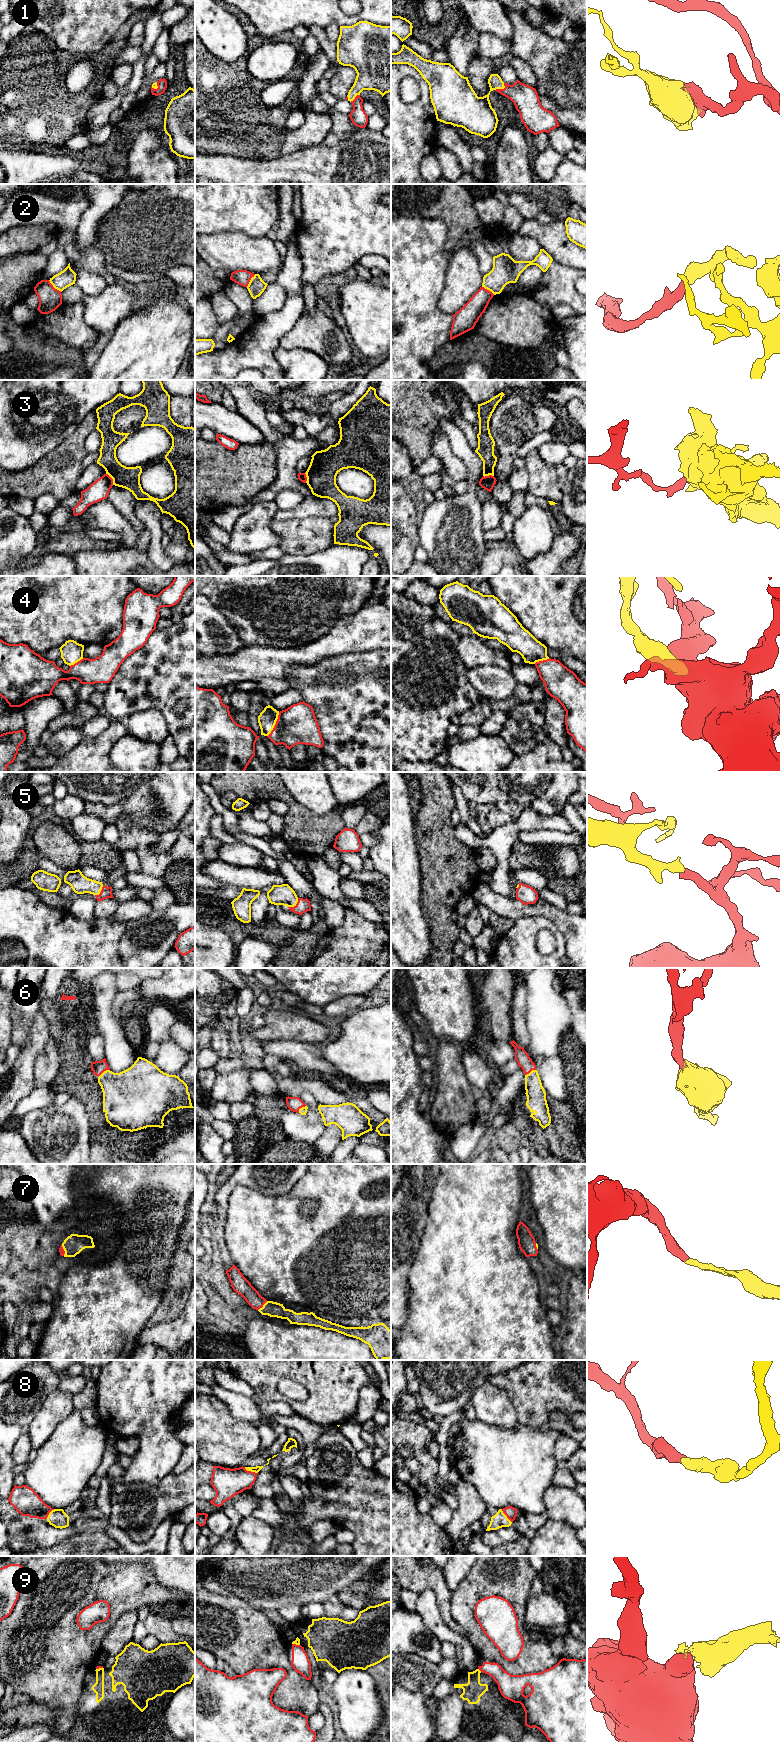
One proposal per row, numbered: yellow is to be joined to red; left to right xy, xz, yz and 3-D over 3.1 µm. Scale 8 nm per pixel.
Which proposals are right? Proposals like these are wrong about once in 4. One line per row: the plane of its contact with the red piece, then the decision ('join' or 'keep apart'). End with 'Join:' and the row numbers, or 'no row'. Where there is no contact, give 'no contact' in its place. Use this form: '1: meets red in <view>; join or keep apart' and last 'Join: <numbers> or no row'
1: meets red in yz; join
2: meets red in xy; keep apart
3: meets red in xy; keep apart
4: meets red in xz; join
5: meets red in xz; join
6: meets red in yz; join
7: meets red in xz; join
8: meets red in xz; join
9: meets red in yz; keep apart
Join: 1, 4, 5, 6, 7, 8

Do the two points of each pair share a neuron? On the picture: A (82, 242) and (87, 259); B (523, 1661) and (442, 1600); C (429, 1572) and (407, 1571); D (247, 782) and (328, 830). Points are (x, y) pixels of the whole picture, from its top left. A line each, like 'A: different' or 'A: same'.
A: same
B: different
C: same
D: same

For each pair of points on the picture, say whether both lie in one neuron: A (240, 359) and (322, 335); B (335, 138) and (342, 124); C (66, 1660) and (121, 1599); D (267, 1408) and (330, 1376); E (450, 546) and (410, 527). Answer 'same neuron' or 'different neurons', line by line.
A: different neurons
B: same neuron
C: same neuron
D: different neurons
E: different neurons

